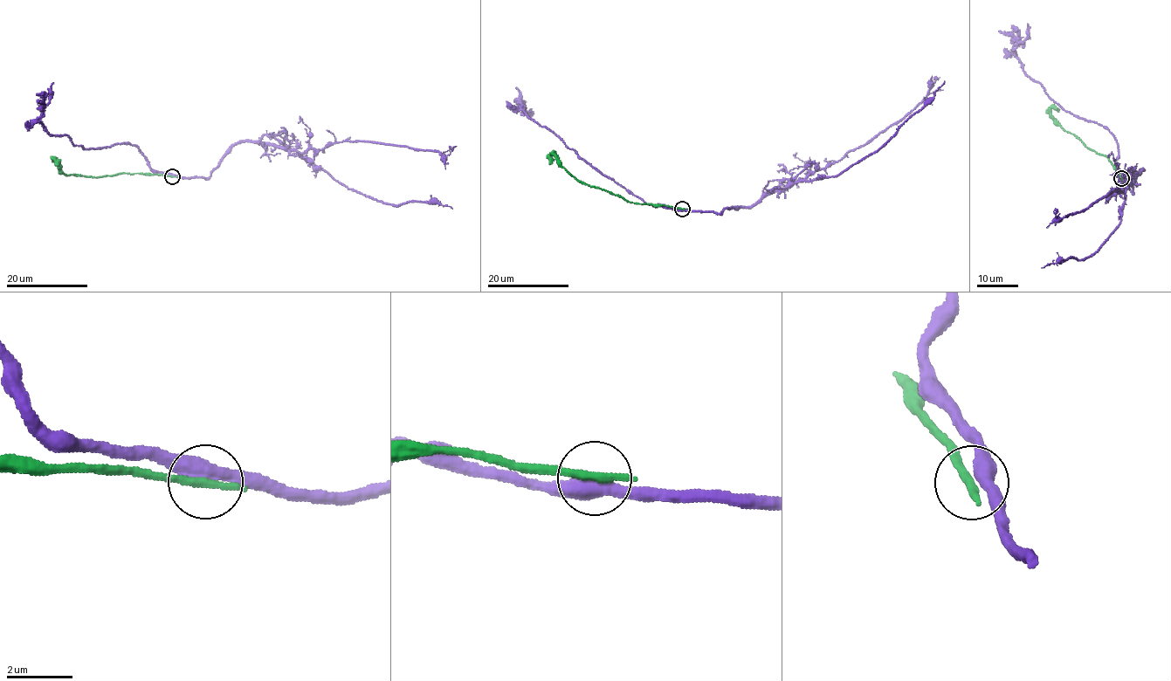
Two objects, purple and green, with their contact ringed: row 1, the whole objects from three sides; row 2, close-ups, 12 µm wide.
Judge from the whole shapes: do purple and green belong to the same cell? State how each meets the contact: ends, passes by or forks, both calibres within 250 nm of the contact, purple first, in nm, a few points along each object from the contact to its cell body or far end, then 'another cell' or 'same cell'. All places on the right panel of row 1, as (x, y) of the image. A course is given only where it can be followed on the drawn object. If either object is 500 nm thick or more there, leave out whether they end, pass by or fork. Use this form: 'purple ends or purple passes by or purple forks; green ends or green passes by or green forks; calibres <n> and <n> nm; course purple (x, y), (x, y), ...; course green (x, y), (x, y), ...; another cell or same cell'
purple passes by; green ends; calibres 440 and 320 nm; course purple (1122, 177), (1132, 193), (1133, 182), (1143, 171), (1126, 187), (1121, 219), (1099, 249), (1078, 260), (1041, 267); course green (1121, 177), (1107, 156), (1089, 148), (1057, 122), (1051, 114), (1051, 108), (1059, 110); another cell

